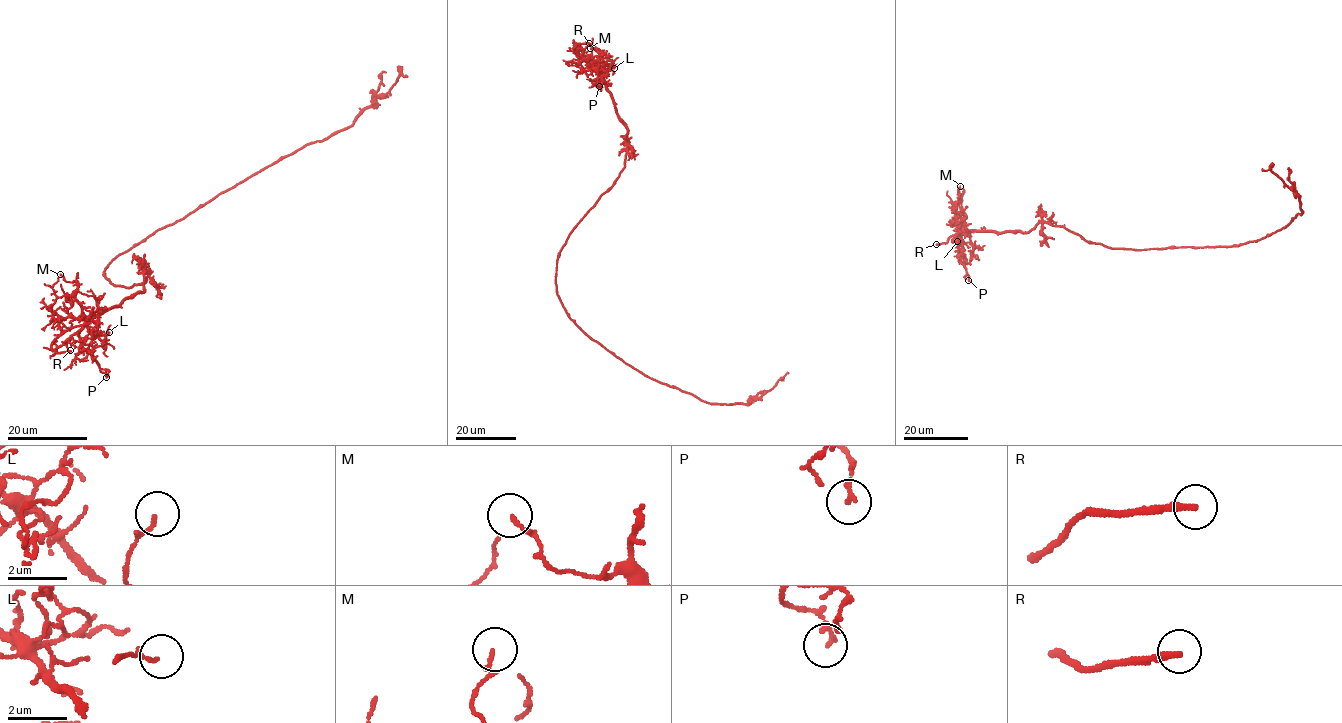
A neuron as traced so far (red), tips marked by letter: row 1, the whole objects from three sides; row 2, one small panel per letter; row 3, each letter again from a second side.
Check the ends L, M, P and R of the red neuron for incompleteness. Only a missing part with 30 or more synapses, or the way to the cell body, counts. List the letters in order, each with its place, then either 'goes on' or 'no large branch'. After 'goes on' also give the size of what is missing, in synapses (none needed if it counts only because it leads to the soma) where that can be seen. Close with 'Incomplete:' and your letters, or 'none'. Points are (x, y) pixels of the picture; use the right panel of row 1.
L: at (957, 241); no large branch
M: at (960, 186); no large branch
P: at (968, 280); no large branch
R: at (936, 244); goes on
Incomplete: R

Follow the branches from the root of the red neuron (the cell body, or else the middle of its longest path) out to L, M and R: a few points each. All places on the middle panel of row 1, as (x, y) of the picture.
L: (555, 278), (558, 254), (570, 232), (624, 167), (627, 128), (616, 112), (598, 65), (606, 72), (614, 68)
M: (555, 278), (559, 252), (573, 228), (617, 178), (628, 146), (627, 128), (599, 72), (601, 52), (590, 48)
R: (555, 278), (559, 252), (573, 228), (617, 178), (628, 146), (627, 128), (599, 68), (573, 49), (589, 43)

